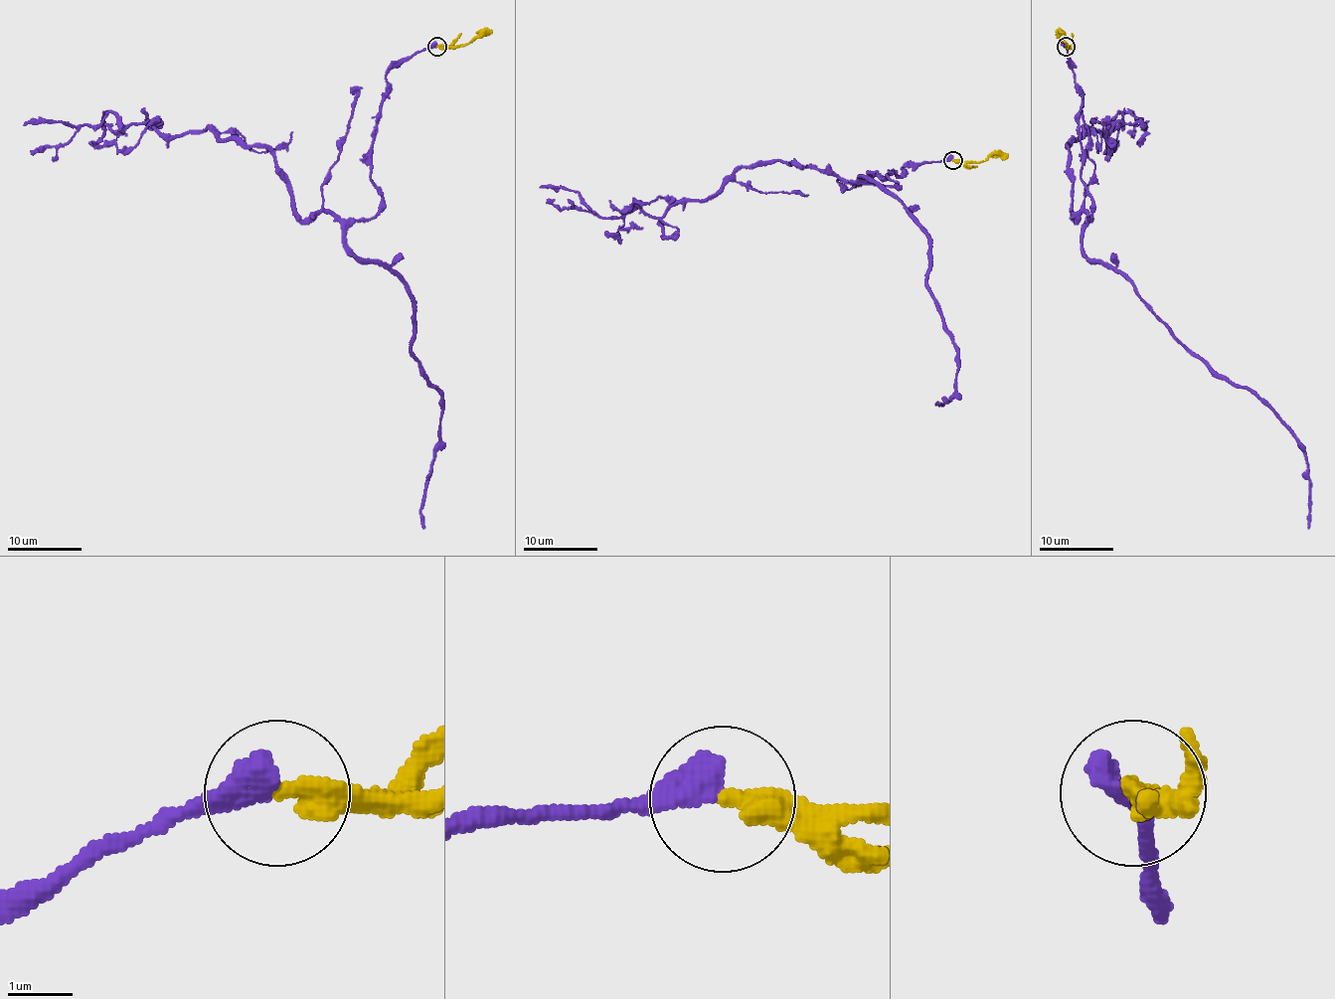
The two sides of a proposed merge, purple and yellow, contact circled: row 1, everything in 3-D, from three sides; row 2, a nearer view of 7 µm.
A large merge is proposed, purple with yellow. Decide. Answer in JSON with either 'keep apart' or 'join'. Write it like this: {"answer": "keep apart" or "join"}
{"answer": "join"}

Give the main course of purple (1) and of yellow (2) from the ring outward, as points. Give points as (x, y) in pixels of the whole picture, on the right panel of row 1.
1: (1066, 46), (1082, 97), (1087, 257), (1119, 270), (1194, 353), (1255, 394), (1296, 440), (1305, 457), (1307, 528)
2: (1066, 46), (1060, 36), (1062, 31)

